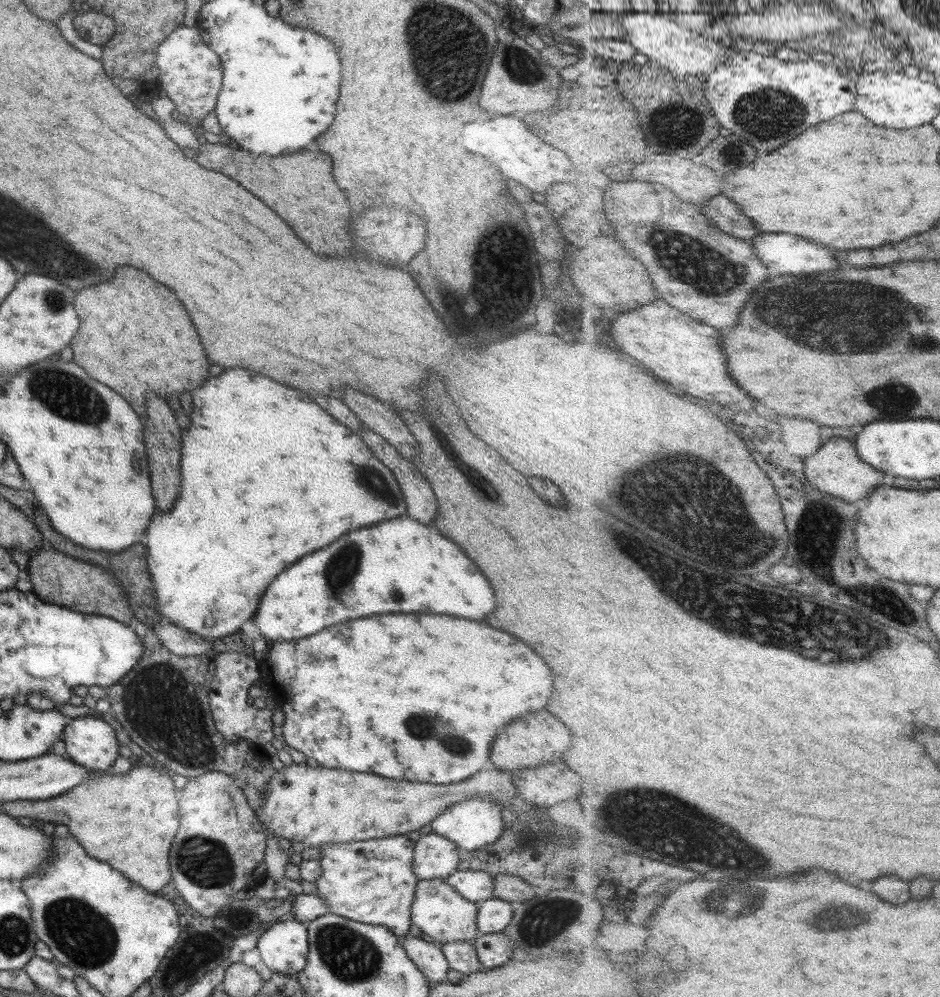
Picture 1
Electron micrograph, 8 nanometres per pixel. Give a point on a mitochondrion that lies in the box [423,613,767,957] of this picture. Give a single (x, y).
(672, 825)

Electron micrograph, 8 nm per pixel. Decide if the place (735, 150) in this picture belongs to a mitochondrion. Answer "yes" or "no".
yes

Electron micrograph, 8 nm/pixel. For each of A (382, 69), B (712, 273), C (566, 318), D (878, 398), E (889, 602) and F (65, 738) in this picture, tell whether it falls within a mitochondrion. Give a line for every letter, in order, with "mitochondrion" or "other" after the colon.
A: other
B: mitochondrion
C: other
D: mitochondrion
E: mitochondrion
F: other

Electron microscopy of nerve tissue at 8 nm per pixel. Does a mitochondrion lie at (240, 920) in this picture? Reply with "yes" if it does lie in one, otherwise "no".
no

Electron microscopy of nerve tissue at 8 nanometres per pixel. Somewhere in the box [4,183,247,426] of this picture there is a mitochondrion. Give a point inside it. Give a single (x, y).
(54, 300)

